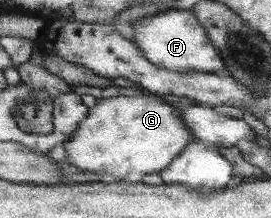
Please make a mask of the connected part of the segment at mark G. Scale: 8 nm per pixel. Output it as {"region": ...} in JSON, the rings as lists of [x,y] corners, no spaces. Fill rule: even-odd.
{"region":[[[144,92],[143,96],[119,96],[113,94],[113,96],[109,98],[99,98],[98,105],[89,108],[89,115],[86,116],[84,121],[81,121],[80,125],[77,127],[77,131],[72,133],[72,135],[63,142],[63,147],[67,151],[66,158],[68,159],[68,162],[72,166],[82,170],[82,172],[92,172],[96,174],[99,183],[114,183],[114,178],[118,178],[119,182],[138,183],[141,181],[142,175],[165,172],[175,161],[176,157],[181,156],[185,147],[193,141],[194,134],[189,130],[189,126],[185,124],[185,120],[179,116],[179,109],[175,109],[172,105],[166,104],[166,102],[161,98],[158,98],[158,95],[156,94]]]}

